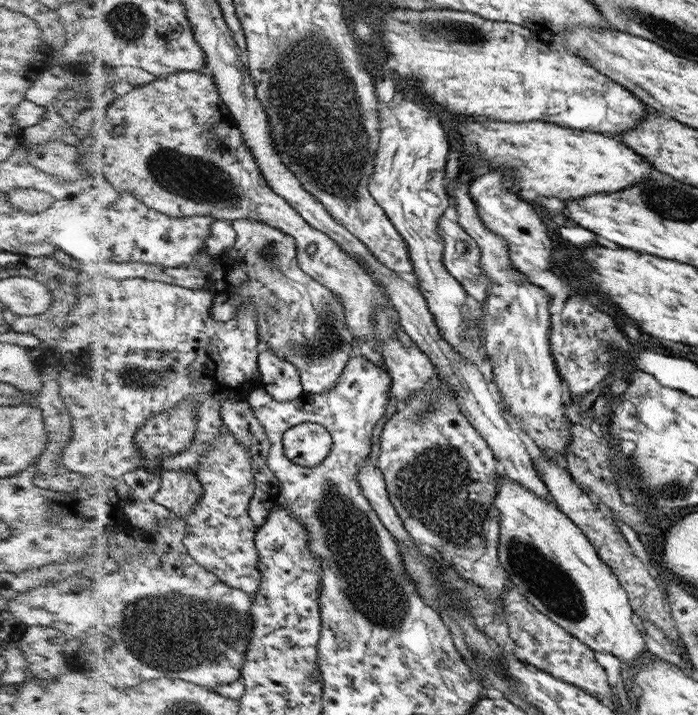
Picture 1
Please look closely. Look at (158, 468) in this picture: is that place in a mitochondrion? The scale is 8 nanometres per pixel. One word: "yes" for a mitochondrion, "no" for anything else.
no

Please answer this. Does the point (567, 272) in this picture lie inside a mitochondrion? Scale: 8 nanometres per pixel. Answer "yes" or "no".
no

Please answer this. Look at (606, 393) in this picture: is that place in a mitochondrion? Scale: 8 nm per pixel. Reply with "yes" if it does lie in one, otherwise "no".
no

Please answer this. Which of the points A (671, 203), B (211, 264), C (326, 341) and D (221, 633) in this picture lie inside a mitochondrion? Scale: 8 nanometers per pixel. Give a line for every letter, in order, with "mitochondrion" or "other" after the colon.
A: mitochondrion
B: other
C: mitochondrion
D: mitochondrion

